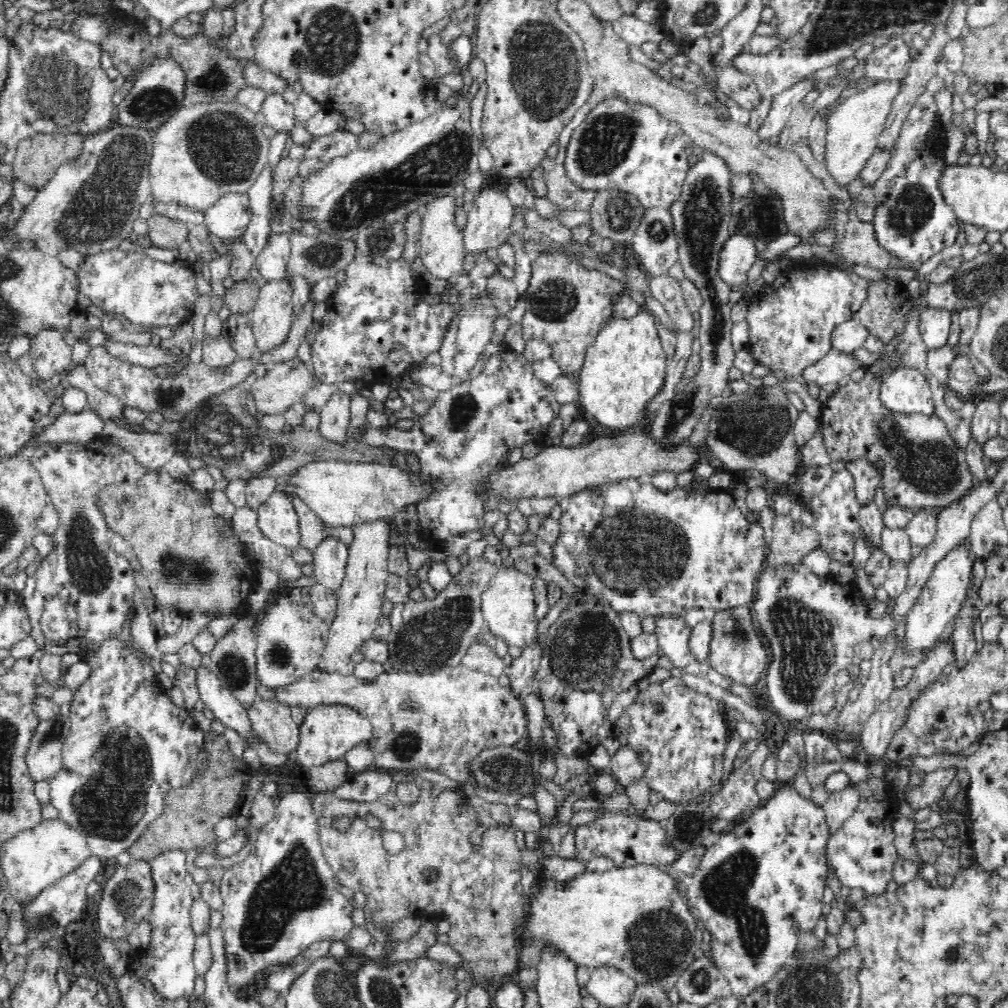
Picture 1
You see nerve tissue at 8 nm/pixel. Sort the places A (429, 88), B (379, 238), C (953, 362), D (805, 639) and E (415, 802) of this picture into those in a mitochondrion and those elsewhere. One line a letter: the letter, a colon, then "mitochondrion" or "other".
A: other
B: mitochondrion
C: other
D: mitochondrion
E: other

